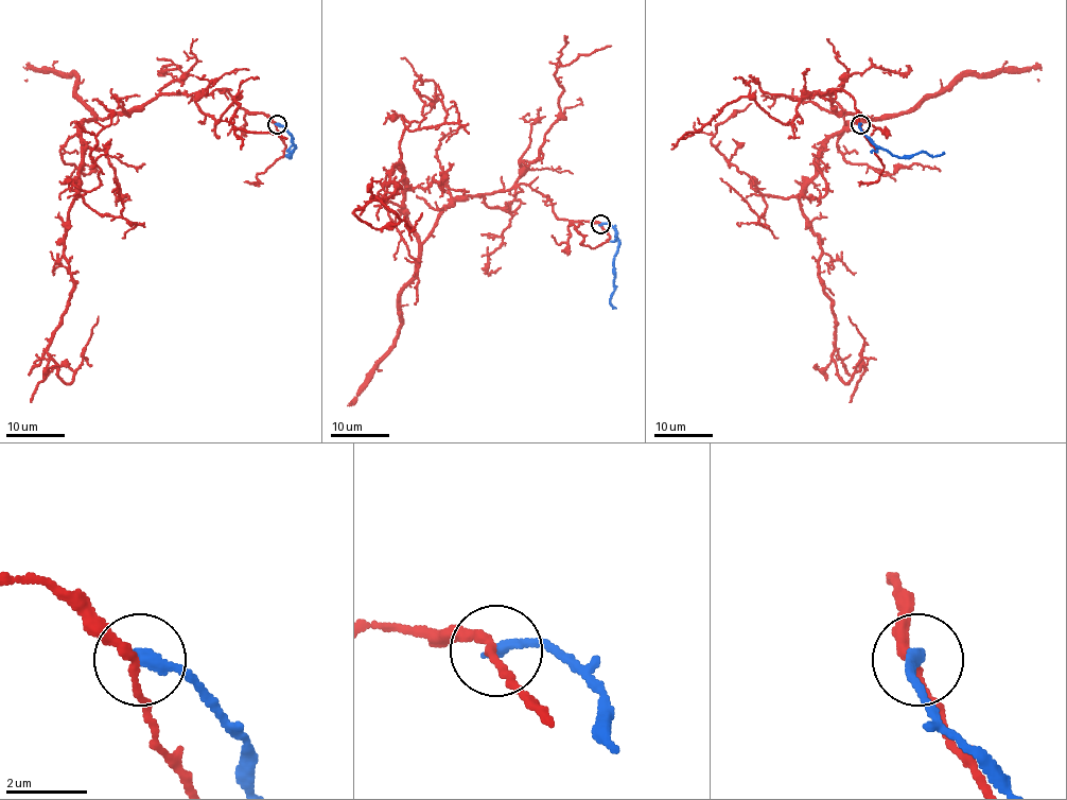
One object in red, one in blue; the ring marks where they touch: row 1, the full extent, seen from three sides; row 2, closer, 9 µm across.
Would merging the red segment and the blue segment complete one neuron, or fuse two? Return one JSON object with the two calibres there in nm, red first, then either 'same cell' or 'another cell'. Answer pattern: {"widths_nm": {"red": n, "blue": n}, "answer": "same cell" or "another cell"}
{"widths_nm": {"red": 200, "blue": 320}, "answer": "another cell"}

